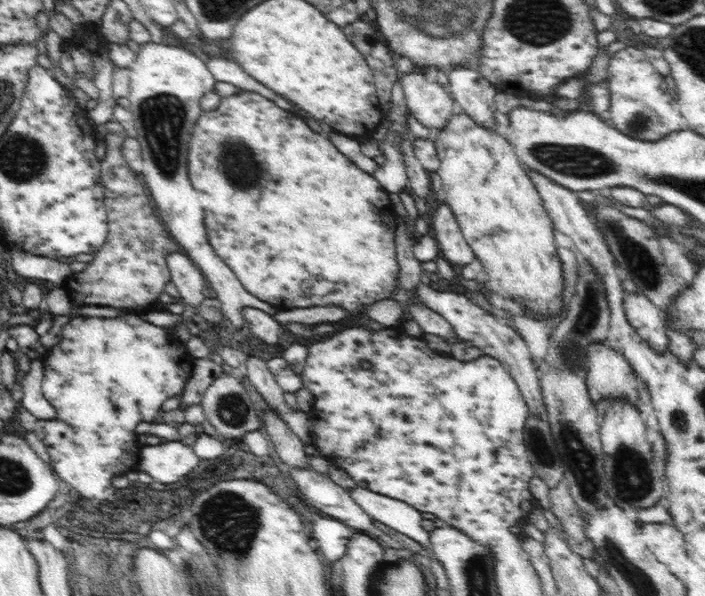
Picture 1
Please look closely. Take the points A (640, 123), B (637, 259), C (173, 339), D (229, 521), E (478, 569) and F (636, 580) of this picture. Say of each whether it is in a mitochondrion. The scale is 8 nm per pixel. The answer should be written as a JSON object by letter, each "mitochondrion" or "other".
{"A":"mitochondrion","B":"mitochondrion","C":"other","D":"mitochondrion","E":"mitochondrion","F":"mitochondrion"}

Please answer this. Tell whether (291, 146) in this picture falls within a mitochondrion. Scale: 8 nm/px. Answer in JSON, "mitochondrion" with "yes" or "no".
{"mitochondrion":"no"}

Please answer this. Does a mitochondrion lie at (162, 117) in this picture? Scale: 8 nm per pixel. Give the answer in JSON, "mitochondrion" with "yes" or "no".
{"mitochondrion":"yes"}

